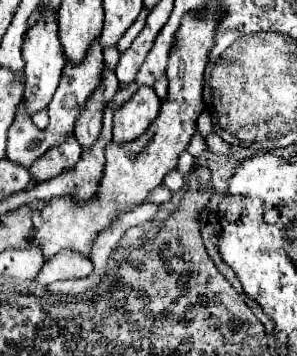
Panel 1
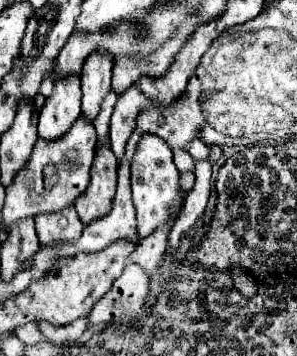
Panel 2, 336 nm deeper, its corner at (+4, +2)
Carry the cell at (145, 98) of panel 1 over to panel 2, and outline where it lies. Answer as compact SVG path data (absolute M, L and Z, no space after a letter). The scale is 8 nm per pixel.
M144 135L140 139L140 147L136 149L136 155L132 159L132 201L136 207L136 219L138 219L138 235L146 237L156 227L164 225L168 221L168 215L176 207L178 199L178 169L172 161L172 151L164 139L156 139L156 135Z

